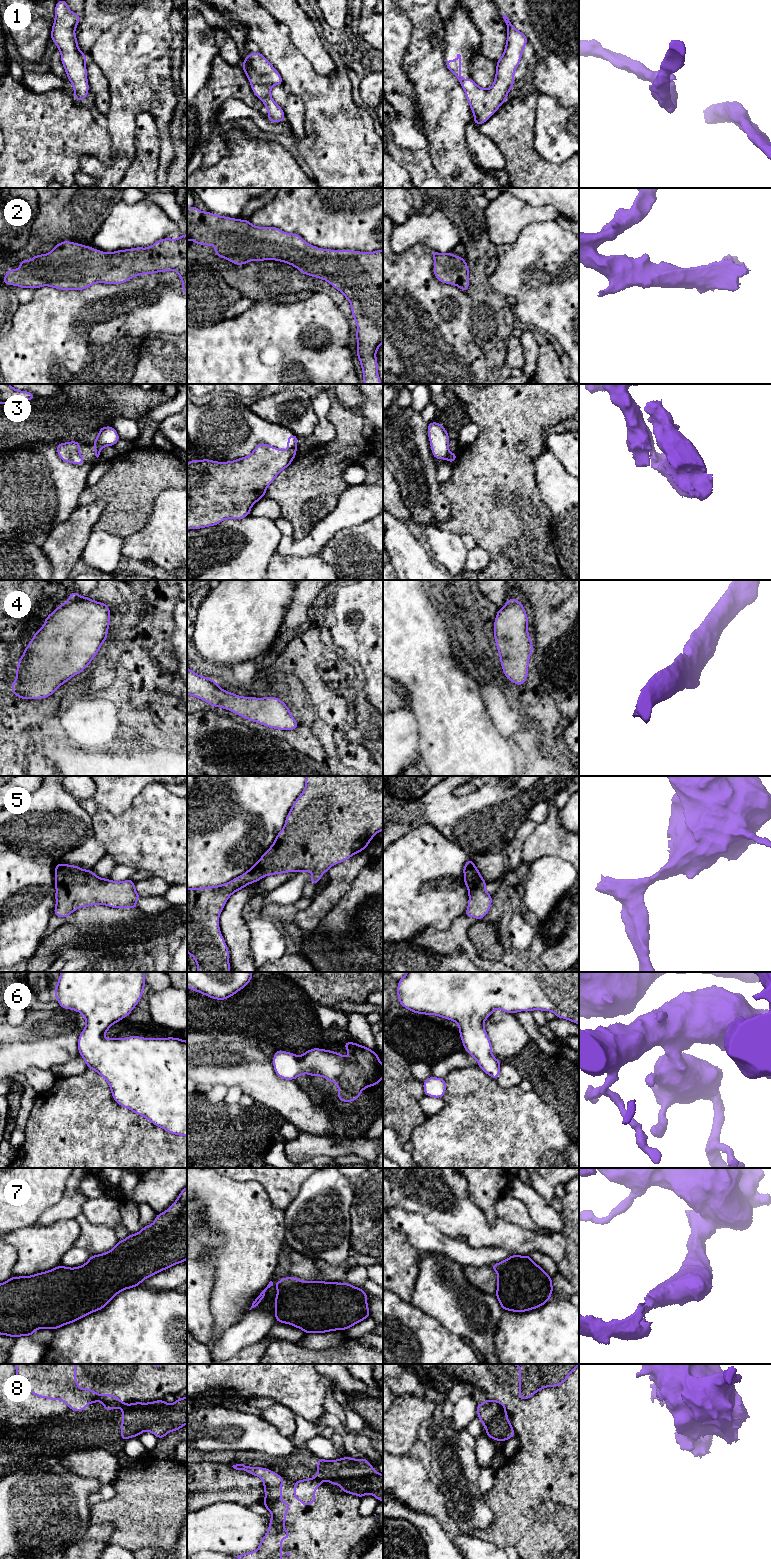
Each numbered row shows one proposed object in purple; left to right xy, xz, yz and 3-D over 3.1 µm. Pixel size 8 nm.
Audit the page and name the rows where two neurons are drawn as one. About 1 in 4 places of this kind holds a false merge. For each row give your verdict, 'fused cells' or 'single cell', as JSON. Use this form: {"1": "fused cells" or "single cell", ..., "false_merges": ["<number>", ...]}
{"1": "single cell", "2": "single cell", "3": "fused cells", "4": "single cell", "5": "single cell", "6": "single cell", "7": "single cell", "8": "fused cells", "false_merges": ["3", "8"]}

